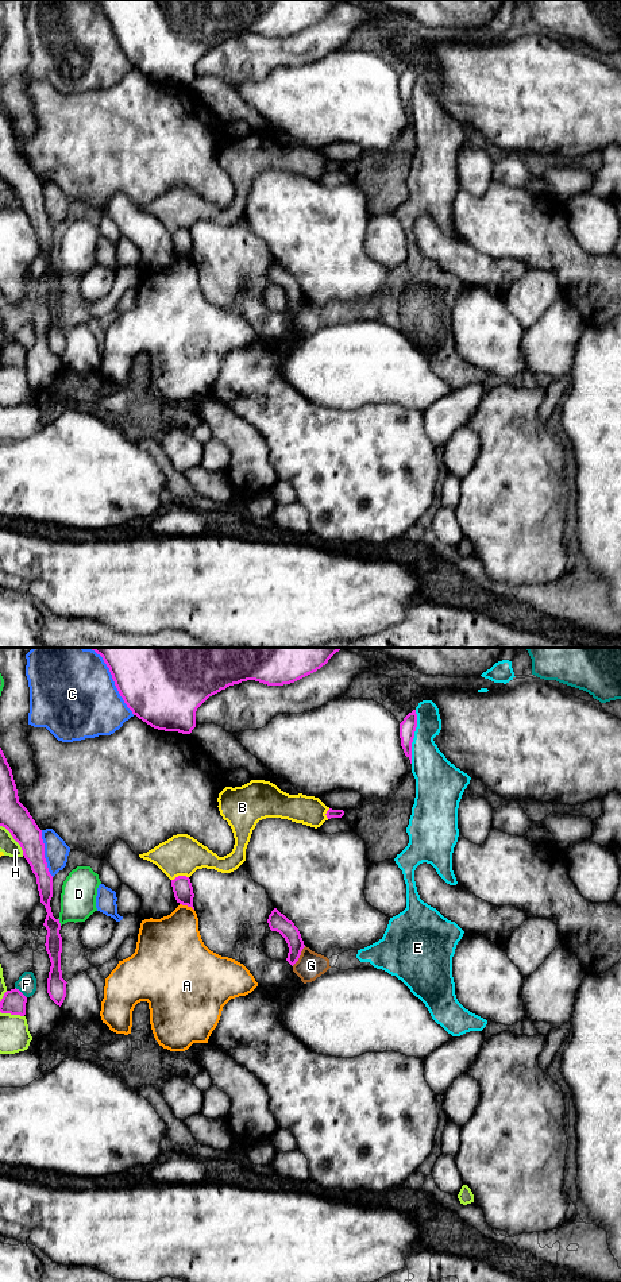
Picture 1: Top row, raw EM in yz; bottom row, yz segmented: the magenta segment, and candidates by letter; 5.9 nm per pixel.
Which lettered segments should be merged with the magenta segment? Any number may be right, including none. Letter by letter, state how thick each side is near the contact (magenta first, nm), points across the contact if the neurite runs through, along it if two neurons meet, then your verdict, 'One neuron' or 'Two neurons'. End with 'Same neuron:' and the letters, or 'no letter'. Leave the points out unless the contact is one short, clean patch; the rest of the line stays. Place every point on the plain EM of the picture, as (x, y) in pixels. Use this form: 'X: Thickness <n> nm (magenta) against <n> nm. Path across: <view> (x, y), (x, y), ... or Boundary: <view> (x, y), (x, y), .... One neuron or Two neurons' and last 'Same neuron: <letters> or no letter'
A: Thickness 120 nm (magenta) against 340 nm. Two neurons
B: Thickness 120 nm (magenta) against 240 nm. Two neurons
C: Thickness 500 nm (magenta) against 500 nm. Two neurons
D: Thickness 100 nm (magenta) against 200 nm. Two neurons
E: Thickness 100 nm (magenta) against 240 nm. Two neurons
F: Thickness 140 nm (magenta) against 110 nm. Two neurons
G: Thickness 110 nm (magenta) against 160 nm. Boundary: yz (305, 298), (292, 317). Two neurons
H: Thickness 170 nm (magenta) against 100 nm. Two neurons
Same neuron: no letter

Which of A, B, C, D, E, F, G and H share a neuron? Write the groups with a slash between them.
A / B / C / D / E G / F / H

